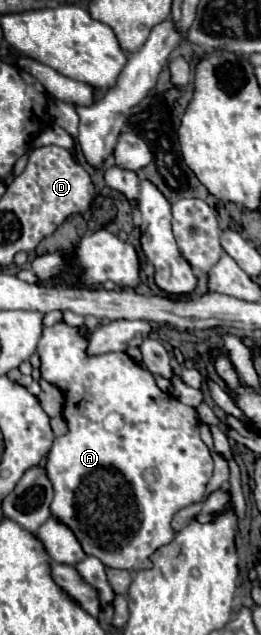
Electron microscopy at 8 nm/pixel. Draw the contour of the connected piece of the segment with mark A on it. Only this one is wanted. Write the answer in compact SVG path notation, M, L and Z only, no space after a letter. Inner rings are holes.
M64 320L44 328L38 342L38 356L42 362L40 374L46 382L64 392L62 416L68 424L68 432L54 438L46 458L46 476L54 488L50 512L74 532L88 556L96 556L106 568L138 572L152 568L150 554L174 540L174 514L204 498L214 462L208 446L200 440L200 422L192 406L186 406L172 394L162 392L154 374L140 368L126 352L88 356L86 346L86 332L68 326ZM110 412L124 418L124 426L118 432L102 430L102 422Z

